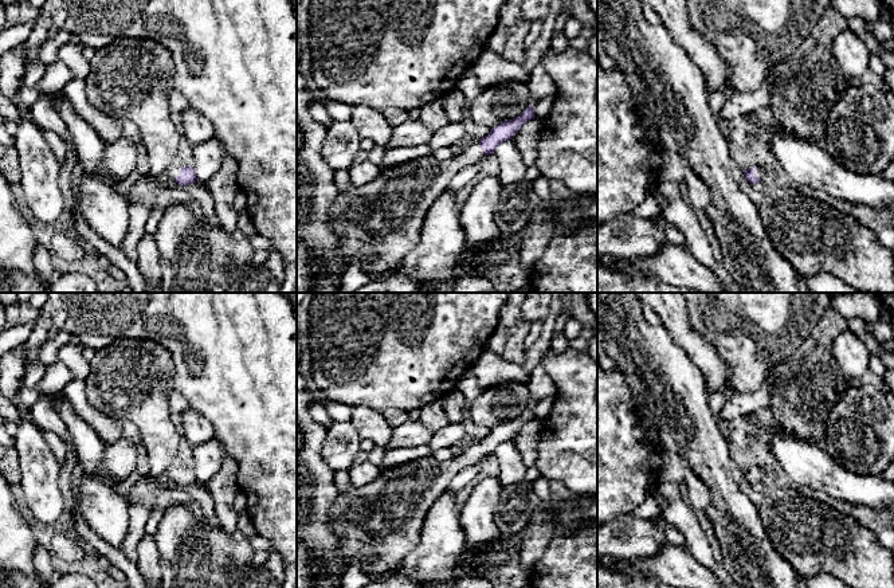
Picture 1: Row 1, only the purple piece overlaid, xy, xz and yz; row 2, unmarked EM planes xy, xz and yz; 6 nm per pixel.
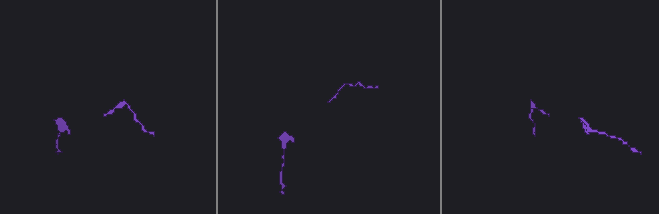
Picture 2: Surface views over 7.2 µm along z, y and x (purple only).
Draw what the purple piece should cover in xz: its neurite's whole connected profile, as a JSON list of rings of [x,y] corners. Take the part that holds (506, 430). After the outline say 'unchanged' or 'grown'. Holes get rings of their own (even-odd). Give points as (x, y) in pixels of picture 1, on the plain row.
[[[530,405],[518,418],[491,428],[487,436],[451,460],[438,460],[430,455],[389,470],[380,470],[370,483],[338,493],[330,509],[330,517],[333,530],[341,541],[337,553],[344,556],[344,564],[358,565],[365,575],[379,576],[395,564],[403,562],[419,544],[427,514],[447,490],[452,478],[464,467],[494,455],[501,443],[511,440],[525,423],[534,419],[533,405]]] | grown

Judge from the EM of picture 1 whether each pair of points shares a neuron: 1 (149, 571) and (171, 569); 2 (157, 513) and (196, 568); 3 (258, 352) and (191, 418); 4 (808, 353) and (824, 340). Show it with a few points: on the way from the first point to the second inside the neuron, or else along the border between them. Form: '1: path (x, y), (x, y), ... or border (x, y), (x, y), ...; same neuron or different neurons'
1: border (153, 538), (157, 547), (161, 573); different neurons
2: border (165, 506), (163, 520), (153, 534); different neurons
3: border (189, 407), (208, 422), (214, 436); different neurons
4: path (812, 352), (820, 344); same neuron

